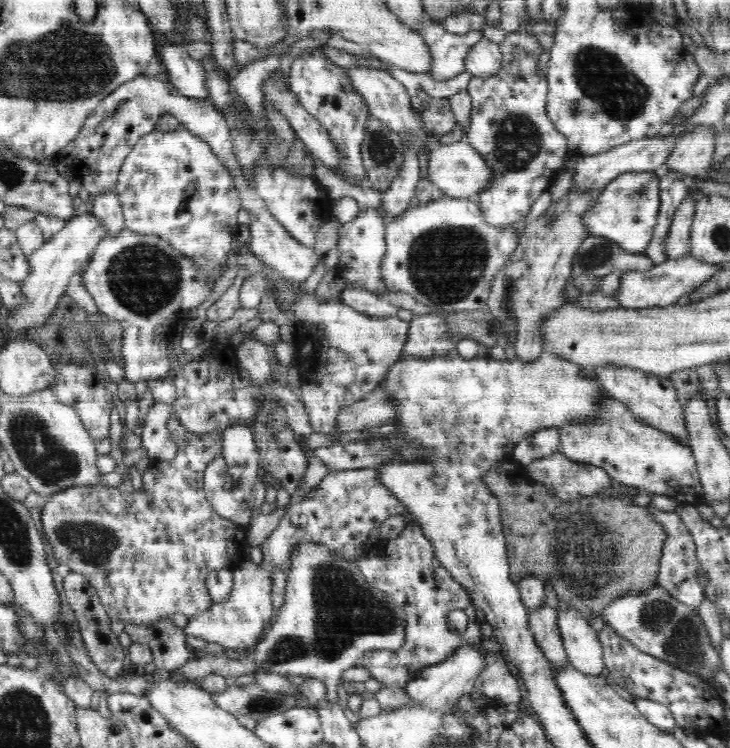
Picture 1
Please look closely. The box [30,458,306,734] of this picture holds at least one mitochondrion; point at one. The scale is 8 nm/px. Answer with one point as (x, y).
(94, 544)

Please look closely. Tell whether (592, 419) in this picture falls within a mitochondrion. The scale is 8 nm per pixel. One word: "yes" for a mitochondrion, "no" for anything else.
no

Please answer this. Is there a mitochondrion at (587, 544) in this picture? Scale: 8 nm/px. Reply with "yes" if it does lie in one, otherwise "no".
yes

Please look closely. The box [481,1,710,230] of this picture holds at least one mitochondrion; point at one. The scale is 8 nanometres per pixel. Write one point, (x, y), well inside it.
(606, 82)

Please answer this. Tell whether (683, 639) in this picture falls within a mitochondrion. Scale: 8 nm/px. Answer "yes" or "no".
yes

